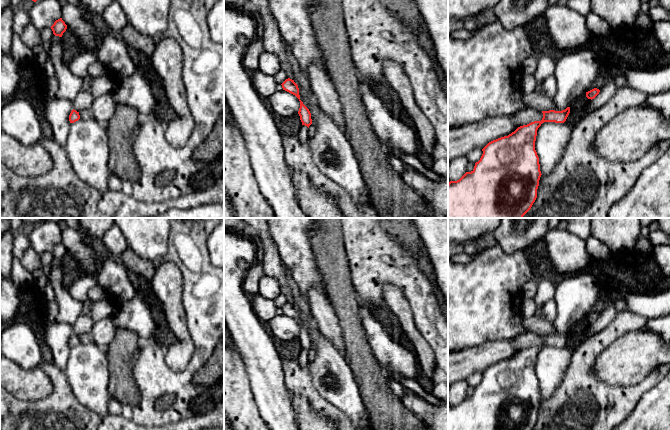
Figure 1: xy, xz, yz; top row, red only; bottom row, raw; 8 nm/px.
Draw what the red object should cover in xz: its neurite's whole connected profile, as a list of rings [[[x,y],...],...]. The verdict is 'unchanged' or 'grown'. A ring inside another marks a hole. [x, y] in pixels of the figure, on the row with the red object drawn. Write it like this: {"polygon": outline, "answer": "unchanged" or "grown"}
{"polygon": [[[290,78],[286,79],[281,85],[283,90],[295,95],[299,99],[300,108],[298,114],[300,116],[300,120],[302,122],[302,125],[305,125],[309,128],[309,126],[312,124],[311,113],[309,109],[300,100],[298,85],[294,82],[294,80]]], "answer": "unchanged"}

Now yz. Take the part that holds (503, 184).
{"polygon": [[[570,107],[542,113],[541,121],[520,126],[508,136],[489,142],[472,171],[448,183],[448,218],[523,218],[537,198],[542,175],[535,150],[537,130],[544,122],[564,123]]], "answer": "unchanged"}

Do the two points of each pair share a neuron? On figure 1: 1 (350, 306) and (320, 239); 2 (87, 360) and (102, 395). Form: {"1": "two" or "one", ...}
{"1": "one", "2": "one"}

